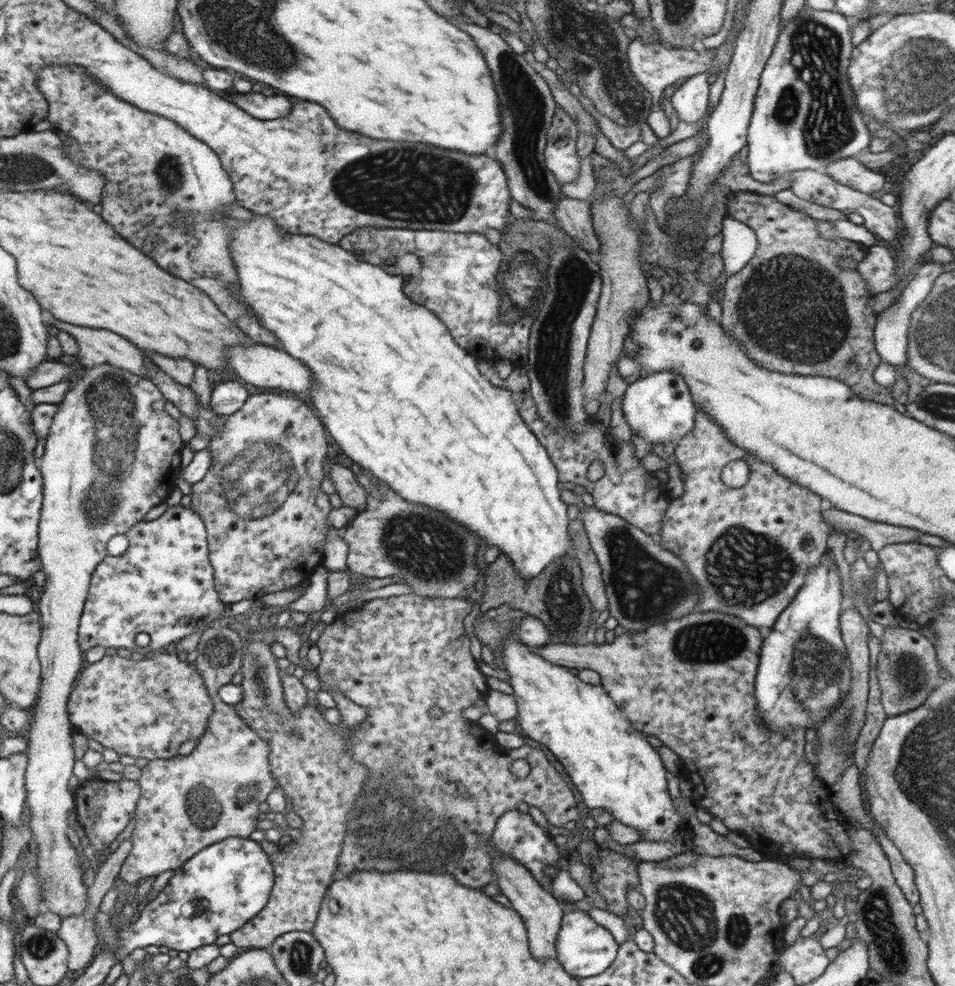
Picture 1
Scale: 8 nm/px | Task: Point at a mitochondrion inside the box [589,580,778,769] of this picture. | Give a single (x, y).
(705, 643)

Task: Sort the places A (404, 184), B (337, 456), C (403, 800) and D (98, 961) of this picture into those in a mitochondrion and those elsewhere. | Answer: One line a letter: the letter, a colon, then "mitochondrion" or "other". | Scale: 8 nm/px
A: mitochondrion
B: other
C: mitochondrion
D: other

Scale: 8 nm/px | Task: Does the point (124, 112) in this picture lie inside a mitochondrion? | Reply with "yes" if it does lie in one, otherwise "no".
no

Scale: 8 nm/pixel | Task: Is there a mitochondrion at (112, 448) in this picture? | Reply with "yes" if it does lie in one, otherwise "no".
yes

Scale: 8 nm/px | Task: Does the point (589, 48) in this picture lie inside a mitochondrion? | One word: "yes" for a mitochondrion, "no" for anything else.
yes

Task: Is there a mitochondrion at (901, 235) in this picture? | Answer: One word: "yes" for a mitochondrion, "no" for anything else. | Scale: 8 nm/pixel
no

